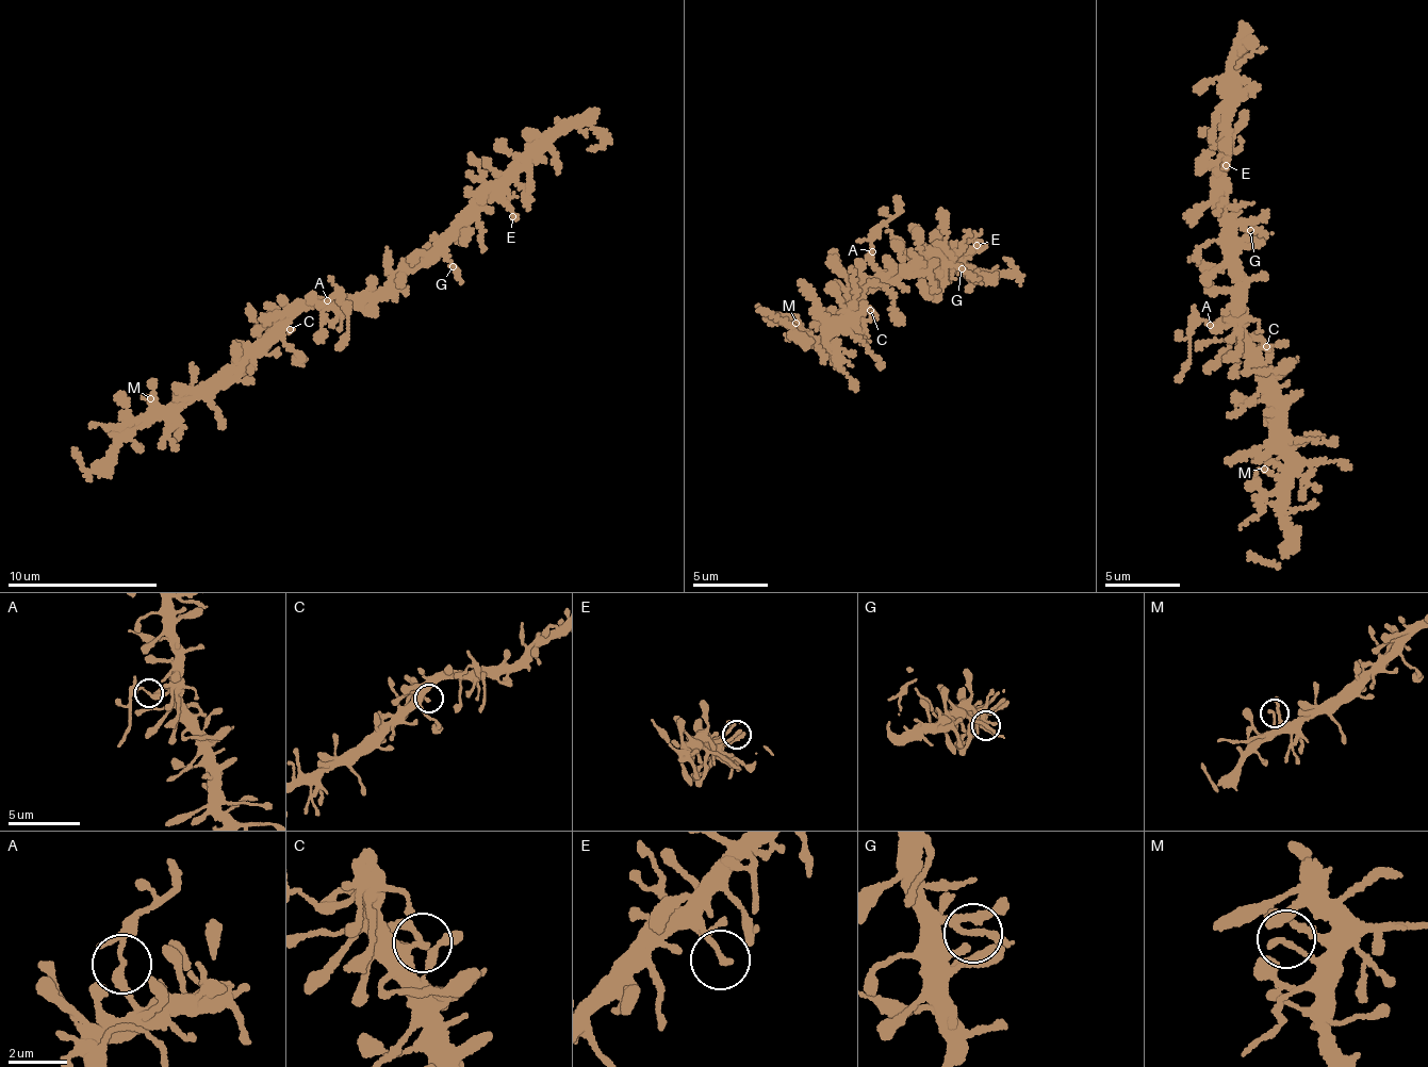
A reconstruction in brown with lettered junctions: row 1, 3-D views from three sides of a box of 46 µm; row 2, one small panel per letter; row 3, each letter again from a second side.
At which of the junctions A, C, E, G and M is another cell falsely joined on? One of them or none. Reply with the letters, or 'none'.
A

